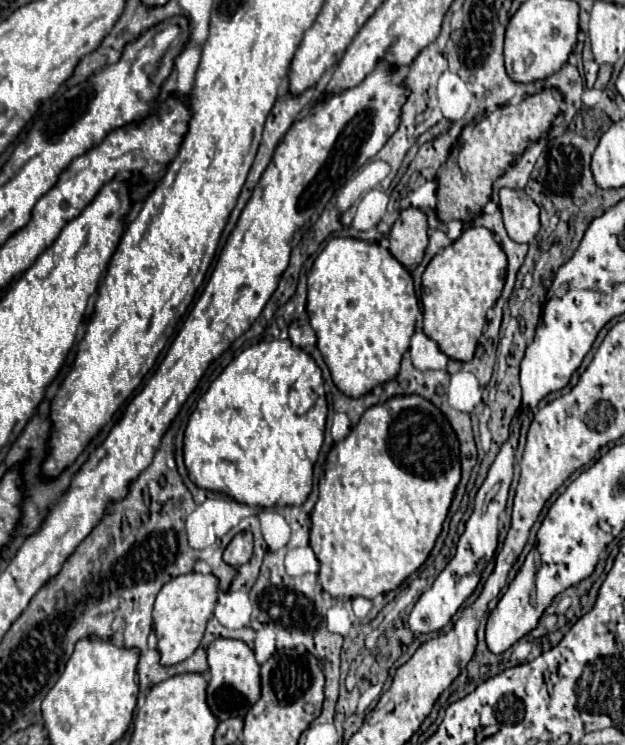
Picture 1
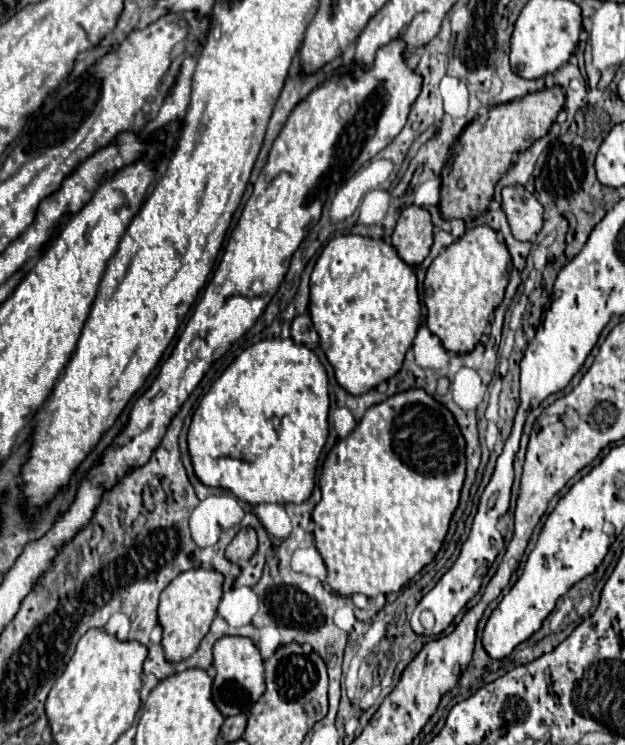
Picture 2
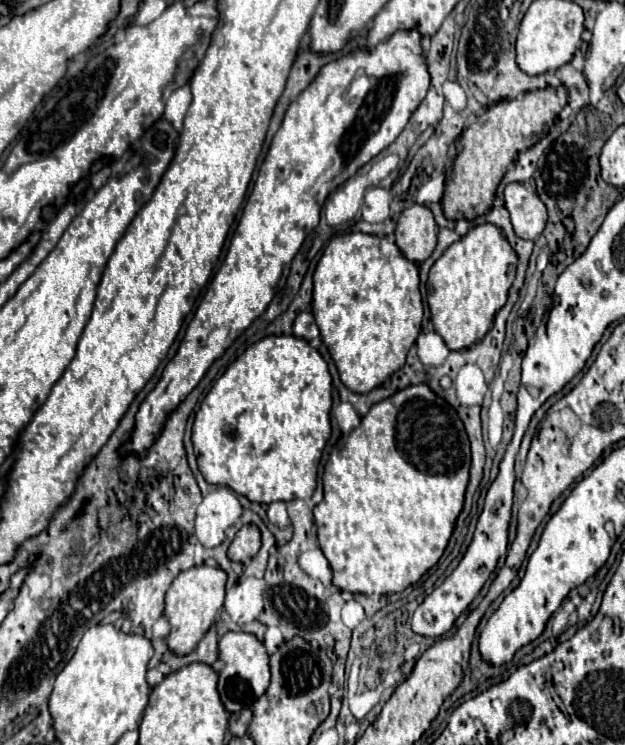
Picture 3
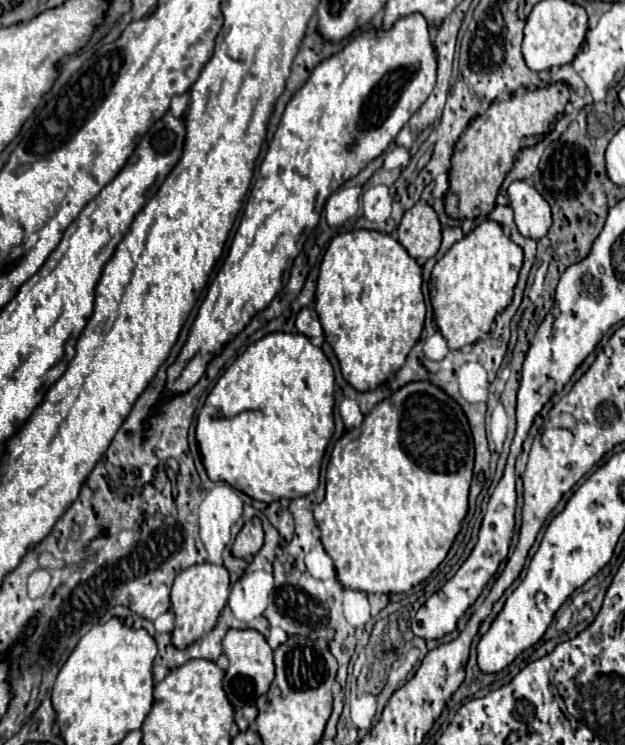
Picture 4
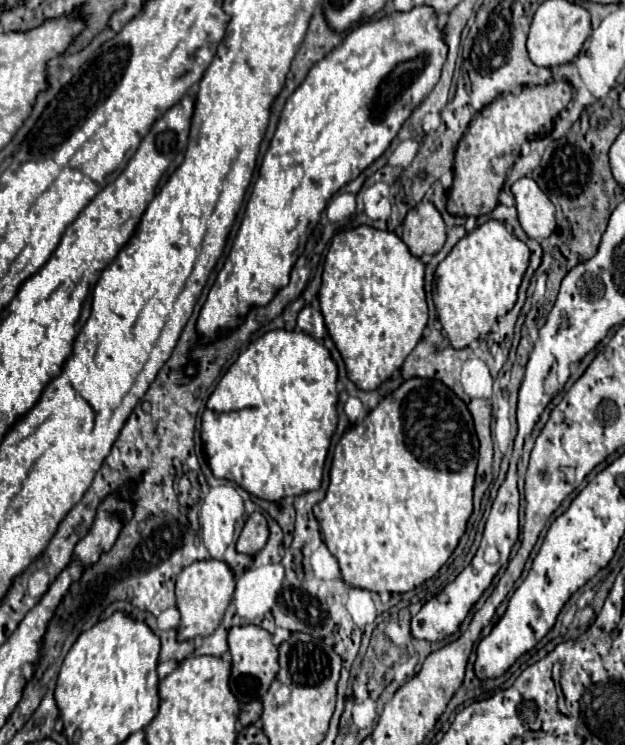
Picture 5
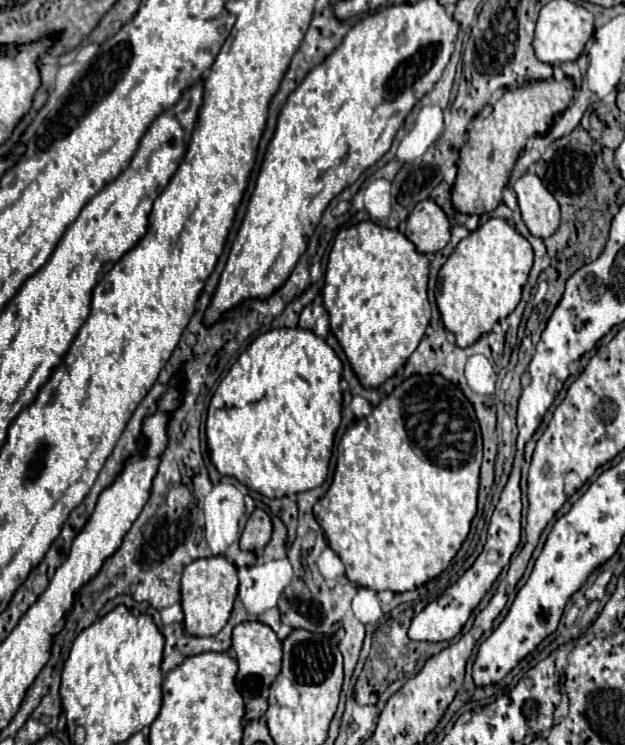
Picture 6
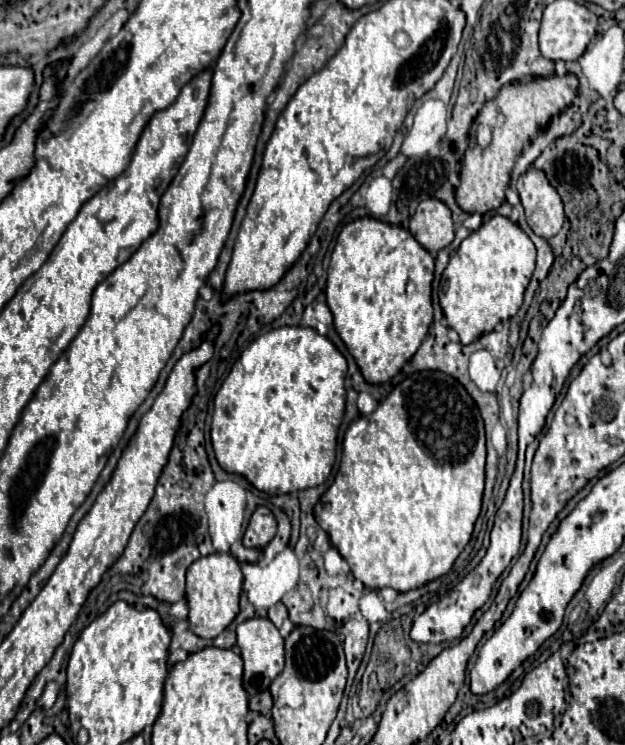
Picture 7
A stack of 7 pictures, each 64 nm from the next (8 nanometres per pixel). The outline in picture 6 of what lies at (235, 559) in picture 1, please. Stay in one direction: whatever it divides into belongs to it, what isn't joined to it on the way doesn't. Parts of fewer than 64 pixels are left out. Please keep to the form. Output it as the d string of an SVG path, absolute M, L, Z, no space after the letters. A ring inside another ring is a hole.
M256 508L250 514L250 518L246 522L246 528L244 528L242 536L240 536L240 550L260 554L264 550L264 546L270 542L270 536L272 536L270 516L266 514L266 510Z

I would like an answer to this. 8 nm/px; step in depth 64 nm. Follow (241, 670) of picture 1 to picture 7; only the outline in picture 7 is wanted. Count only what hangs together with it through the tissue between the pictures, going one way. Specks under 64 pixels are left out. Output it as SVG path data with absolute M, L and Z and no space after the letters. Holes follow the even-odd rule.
M252 618L242 622L236 628L236 646L240 648L240 656L244 662L244 674L242 674L242 684L246 694L252 698L254 694L266 692L272 680L282 672L284 668L284 638L280 636L278 628L264 618Z

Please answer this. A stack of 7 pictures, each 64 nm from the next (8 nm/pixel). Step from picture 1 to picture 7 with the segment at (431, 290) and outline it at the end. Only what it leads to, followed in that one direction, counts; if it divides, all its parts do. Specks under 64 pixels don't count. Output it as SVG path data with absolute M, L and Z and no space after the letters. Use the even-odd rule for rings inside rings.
M492 216L474 230L450 256L442 272L440 306L452 330L458 332L460 344L472 344L482 334L494 330L500 320L512 318L522 306L524 290L532 278L536 248L522 228L506 216Z

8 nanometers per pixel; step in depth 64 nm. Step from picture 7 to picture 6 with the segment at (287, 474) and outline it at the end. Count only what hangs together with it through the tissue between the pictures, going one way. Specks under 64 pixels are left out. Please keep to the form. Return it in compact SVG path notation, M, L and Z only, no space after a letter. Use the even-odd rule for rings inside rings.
M280 328L258 336L218 384L208 406L206 442L216 470L266 498L282 498L318 488L328 474L334 432L340 424L340 376L342 362L334 350L308 330Z

